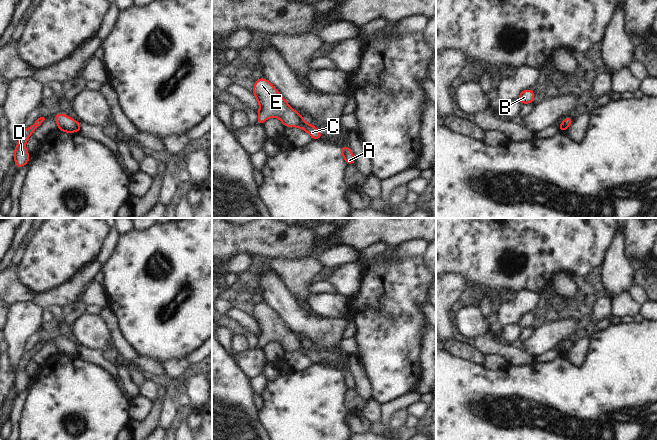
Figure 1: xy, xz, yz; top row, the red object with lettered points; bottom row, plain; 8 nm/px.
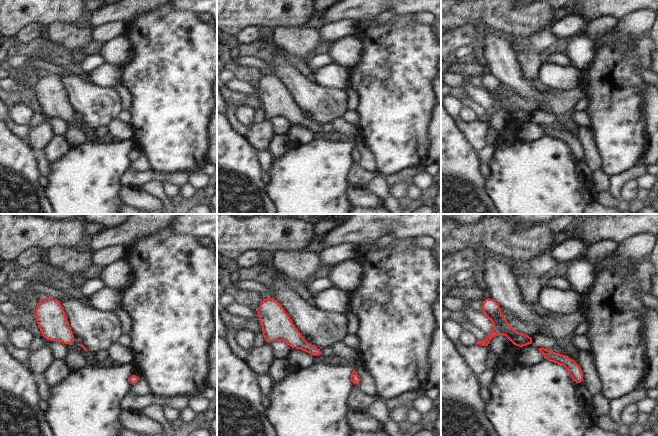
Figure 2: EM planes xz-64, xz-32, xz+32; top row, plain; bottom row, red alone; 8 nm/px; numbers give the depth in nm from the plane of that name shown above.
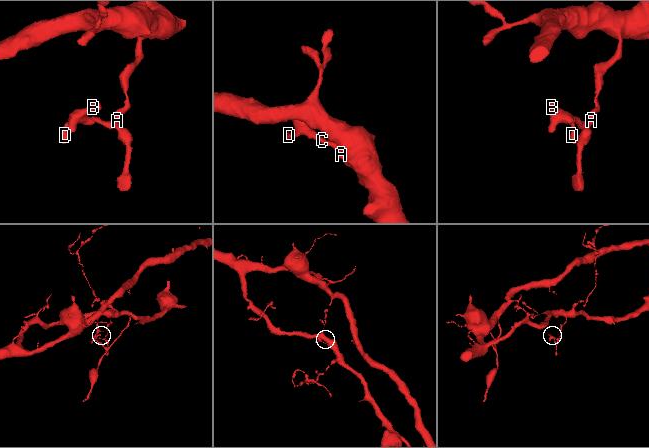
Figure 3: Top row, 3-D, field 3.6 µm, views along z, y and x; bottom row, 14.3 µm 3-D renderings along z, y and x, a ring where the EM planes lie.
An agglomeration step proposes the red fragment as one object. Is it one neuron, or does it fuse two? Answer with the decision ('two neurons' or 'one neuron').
one neuron

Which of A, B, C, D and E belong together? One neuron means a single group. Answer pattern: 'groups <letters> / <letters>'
groups A B C D E

